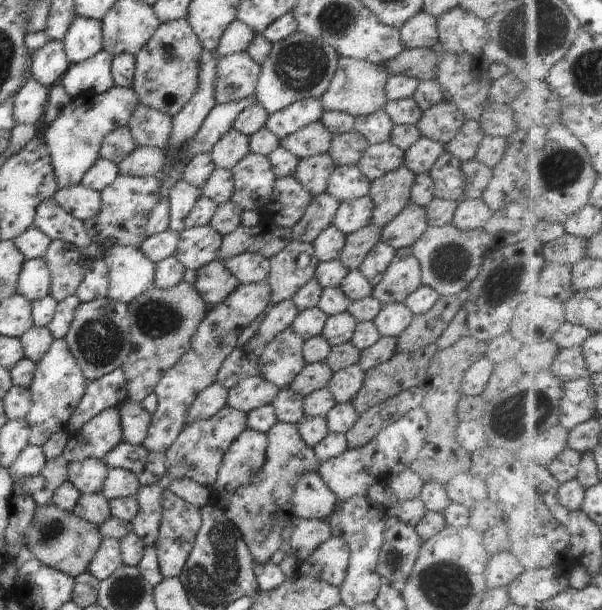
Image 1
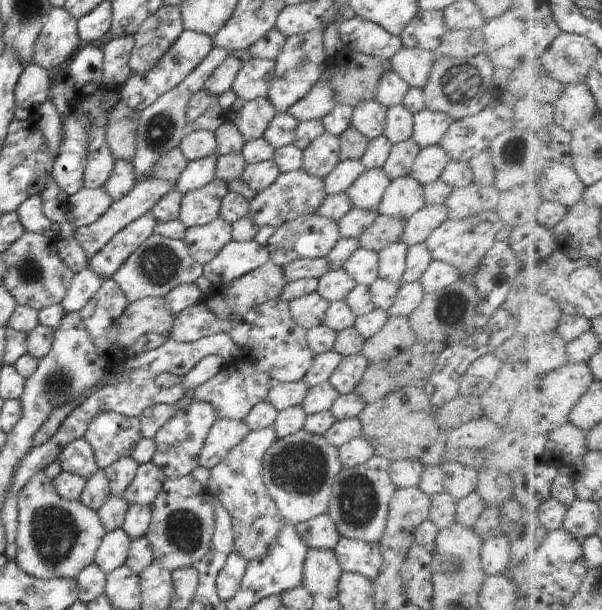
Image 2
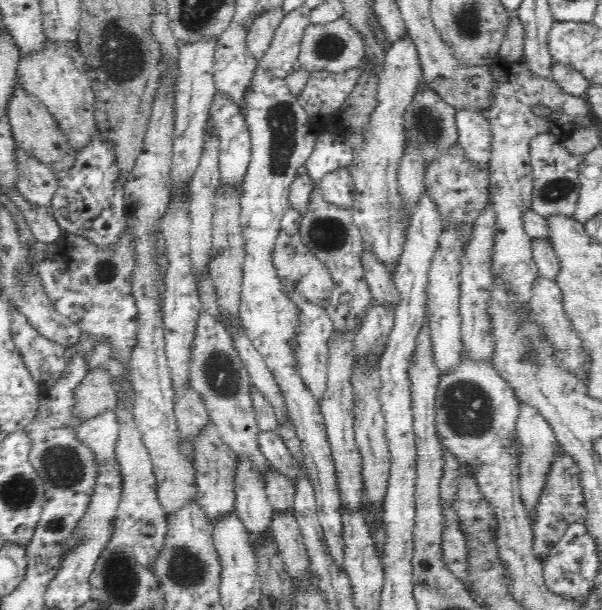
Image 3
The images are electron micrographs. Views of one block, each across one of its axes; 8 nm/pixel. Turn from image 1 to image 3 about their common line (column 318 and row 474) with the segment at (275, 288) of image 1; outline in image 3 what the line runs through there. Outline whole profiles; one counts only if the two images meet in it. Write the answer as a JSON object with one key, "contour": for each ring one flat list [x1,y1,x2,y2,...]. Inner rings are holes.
{"contour":[[202,310,196,328,190,347,189,383,205,402,209,417,222,440,236,456,250,458,250,463,260,471,260,477,263,478,263,472,270,466,270,462,260,452,257,443,260,430,252,406,252,388,255,385,223,323]]}

